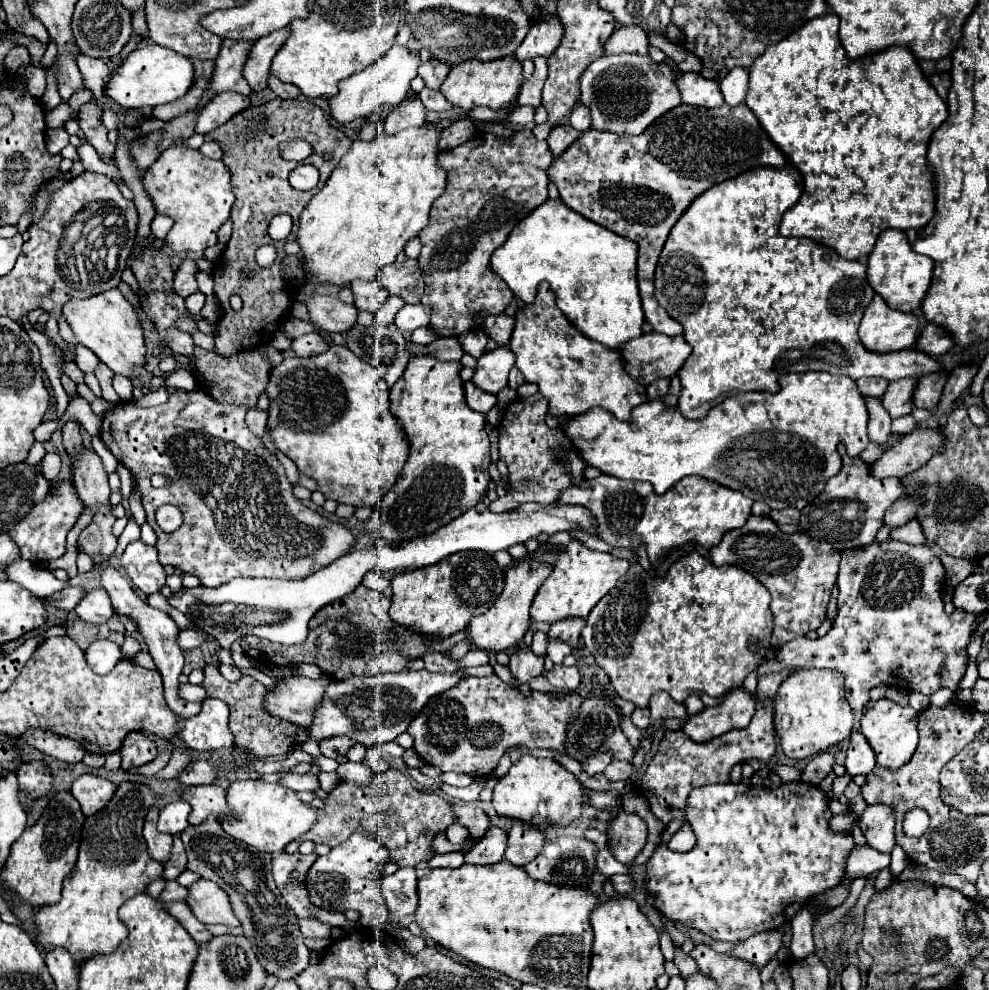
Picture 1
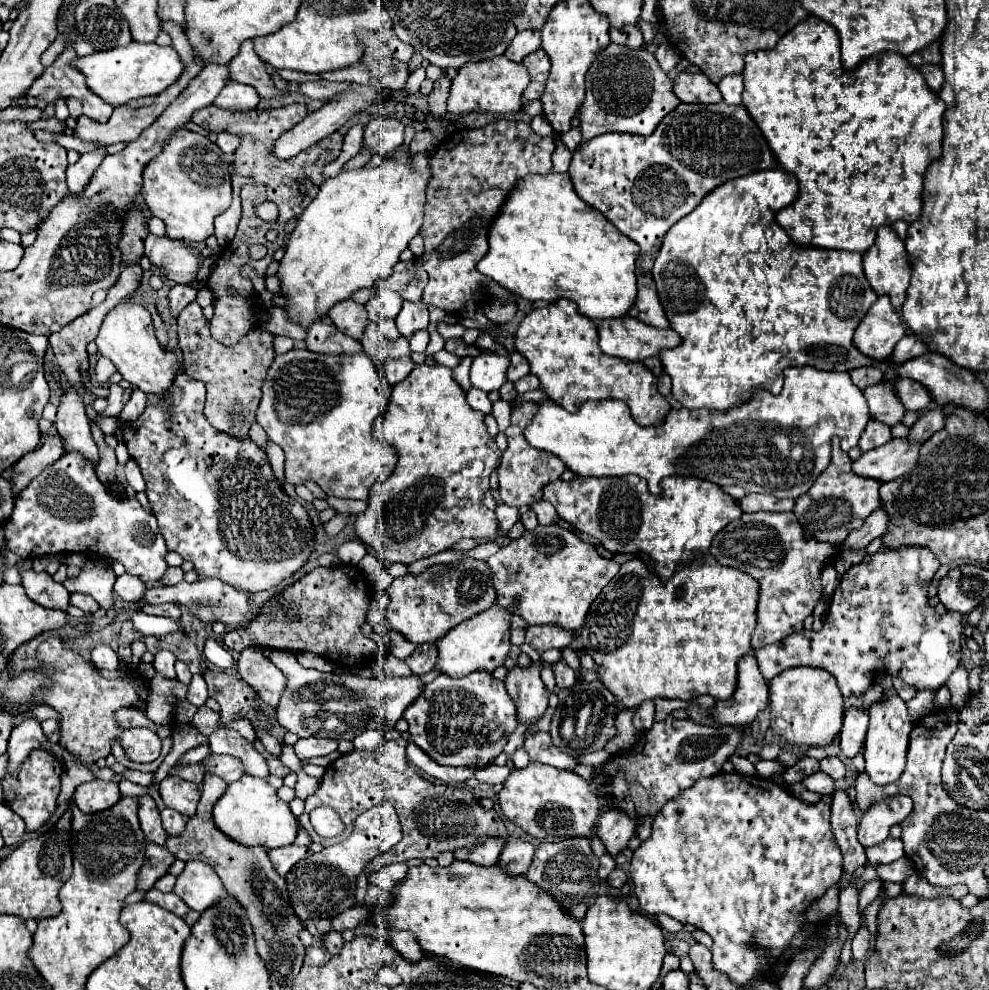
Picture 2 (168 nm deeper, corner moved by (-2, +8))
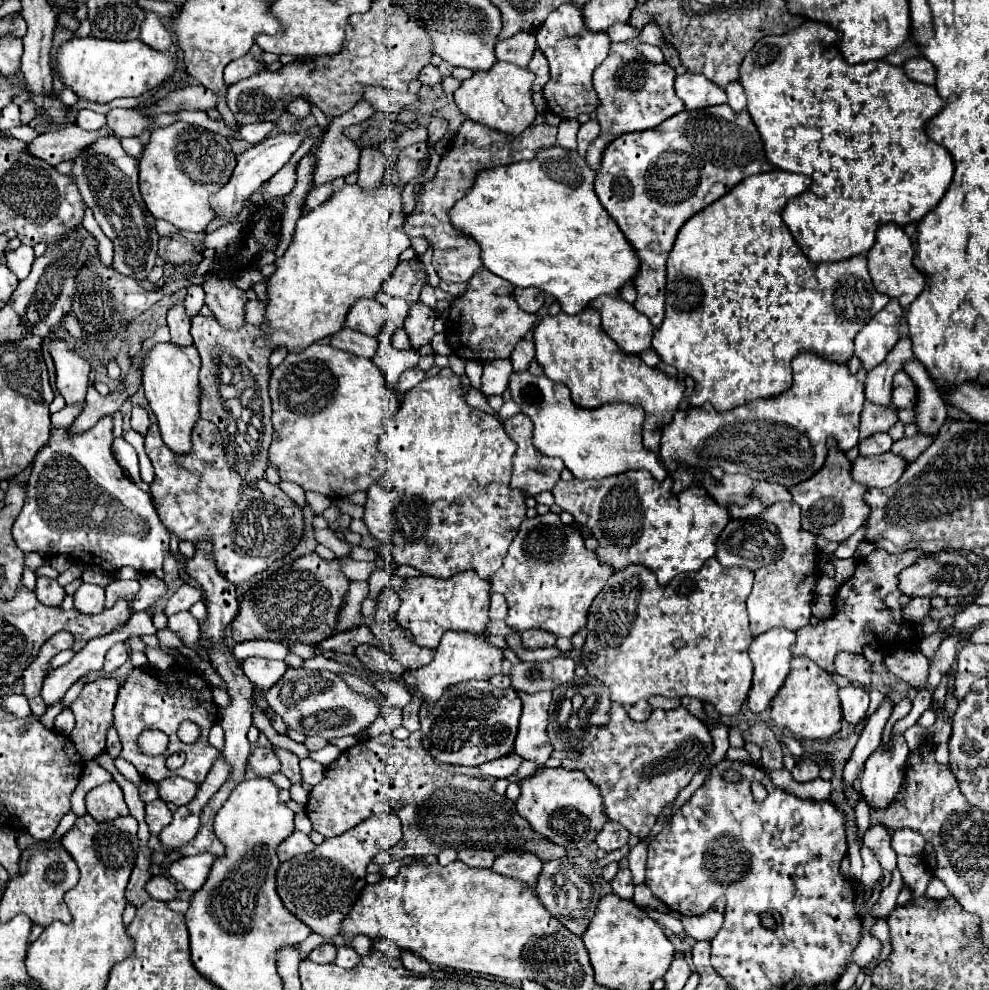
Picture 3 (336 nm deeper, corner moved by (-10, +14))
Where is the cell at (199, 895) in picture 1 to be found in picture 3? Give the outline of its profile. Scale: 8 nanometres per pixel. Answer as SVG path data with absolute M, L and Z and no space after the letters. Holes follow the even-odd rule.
M209 852L195 854L195 856L183 856L169 866L169 876L175 878L179 884L185 886L185 890L189 890L193 894L209 878L213 862L215 862L215 858Z

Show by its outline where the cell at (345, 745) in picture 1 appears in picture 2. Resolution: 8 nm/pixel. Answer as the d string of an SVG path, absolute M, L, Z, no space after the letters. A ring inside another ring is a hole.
M305 738L305 740L299 740L293 748L301 760L307 760L313 756L327 756L327 754L335 752L337 742L329 740L329 738Z

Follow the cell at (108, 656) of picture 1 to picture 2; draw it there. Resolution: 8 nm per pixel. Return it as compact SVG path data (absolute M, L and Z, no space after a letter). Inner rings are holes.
M107 644L95 646L95 650L91 652L91 660L97 668L105 668L105 670L117 670L119 668L119 658L117 658L115 650Z

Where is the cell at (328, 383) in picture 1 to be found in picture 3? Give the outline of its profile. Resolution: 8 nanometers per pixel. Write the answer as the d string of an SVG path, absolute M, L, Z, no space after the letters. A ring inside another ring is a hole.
M311 344L305 350L289 352L287 358L271 372L269 396L273 402L273 428L277 438L269 448L269 458L277 466L281 480L291 480L303 490L313 490L331 500L345 498L357 490L367 490L386 472L387 456L379 450L379 436L385 422L397 412L399 400L385 384L379 366L371 358L353 356L351 352L329 344Z

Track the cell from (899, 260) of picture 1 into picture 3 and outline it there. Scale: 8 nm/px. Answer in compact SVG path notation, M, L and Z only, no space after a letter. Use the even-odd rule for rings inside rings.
M885 224L877 230L877 240L867 254L869 260L869 274L877 292L897 298L901 306L909 306L925 288L925 276L913 266L913 246L909 236L903 232L901 226Z

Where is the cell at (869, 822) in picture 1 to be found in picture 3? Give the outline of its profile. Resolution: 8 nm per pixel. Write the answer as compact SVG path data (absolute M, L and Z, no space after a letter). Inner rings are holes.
M879 824L877 826L869 826L869 830L863 836L863 844L867 848L871 848L871 852L877 856L879 864L885 870L893 872L897 868L897 854L893 852L889 840L891 840L889 830L885 826L879 826Z

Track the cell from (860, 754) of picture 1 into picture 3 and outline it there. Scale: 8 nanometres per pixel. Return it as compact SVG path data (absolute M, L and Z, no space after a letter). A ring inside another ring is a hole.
M849 684L839 690L839 698L843 708L843 718L851 724L851 728L857 728L865 720L869 708L869 692Z

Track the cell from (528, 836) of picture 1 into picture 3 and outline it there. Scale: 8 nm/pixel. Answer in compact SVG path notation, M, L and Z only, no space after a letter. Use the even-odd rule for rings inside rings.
M505 852L505 856L499 856L491 868L501 876L517 878L529 886L535 886L541 864L543 862L537 860L537 856L533 856L531 852Z

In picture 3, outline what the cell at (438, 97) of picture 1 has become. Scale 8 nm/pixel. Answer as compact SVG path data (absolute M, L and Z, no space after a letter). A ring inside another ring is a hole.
M427 64L427 66L421 70L421 74L419 74L419 80L421 80L423 84L429 84L429 86L433 86L433 84L439 84L439 82L441 82L441 74L439 74L439 70L437 70L435 66Z

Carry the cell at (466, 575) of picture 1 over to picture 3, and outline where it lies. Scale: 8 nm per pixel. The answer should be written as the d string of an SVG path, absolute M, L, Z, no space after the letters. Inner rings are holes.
M459 572L449 580L437 580L433 576L417 576L405 580L399 588L401 606L397 610L399 626L413 634L413 642L425 648L437 648L441 634L447 630L463 630L481 634L489 622L491 602L491 580L481 580L475 572Z

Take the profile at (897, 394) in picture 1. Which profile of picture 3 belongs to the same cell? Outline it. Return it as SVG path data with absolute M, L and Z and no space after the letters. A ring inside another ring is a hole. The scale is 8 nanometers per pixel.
M865 402L863 404L863 412L861 412L861 436L859 440L875 434L875 432L889 432L891 426L895 426L899 422L899 410L893 408L893 404L889 406L879 406L873 402Z

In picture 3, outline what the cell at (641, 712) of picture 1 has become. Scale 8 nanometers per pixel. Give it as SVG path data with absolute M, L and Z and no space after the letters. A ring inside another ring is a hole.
M639 700L637 704L633 704L633 706L629 708L629 716L631 716L635 722L643 722L645 718L649 718L649 714L651 714L651 706L649 706L647 700Z

